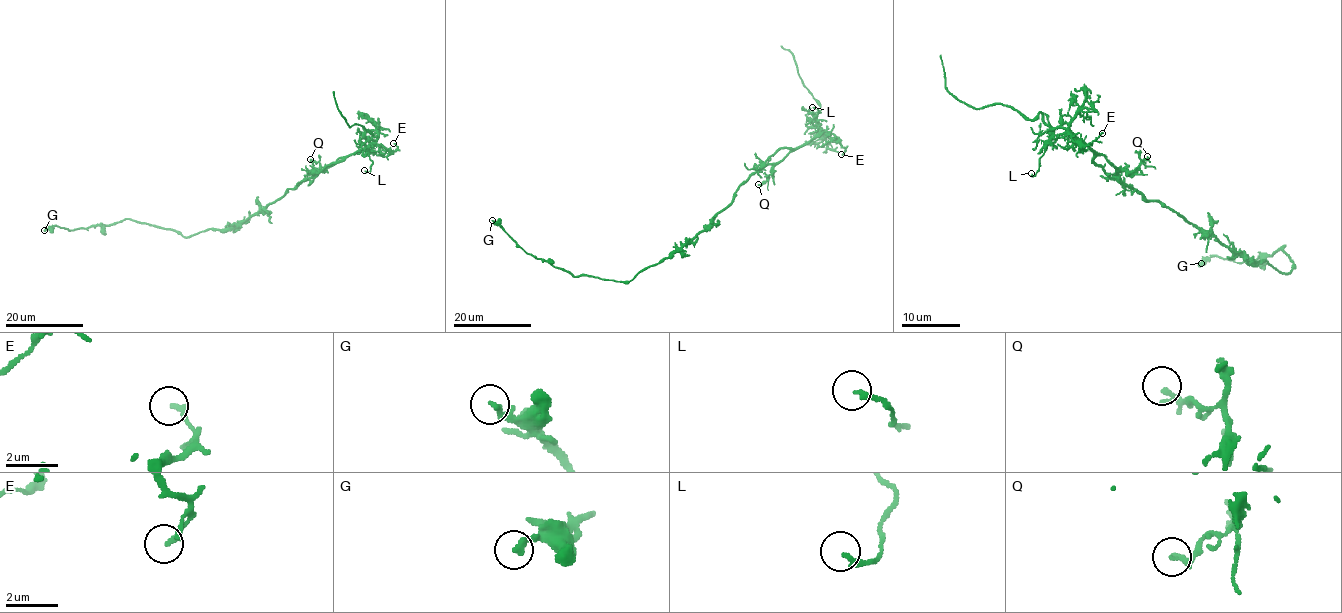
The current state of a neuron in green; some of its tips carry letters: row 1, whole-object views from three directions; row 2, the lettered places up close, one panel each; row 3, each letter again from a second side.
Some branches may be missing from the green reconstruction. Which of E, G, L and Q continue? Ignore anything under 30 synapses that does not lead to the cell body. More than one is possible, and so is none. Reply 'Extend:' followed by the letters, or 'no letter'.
Extend: no letter

